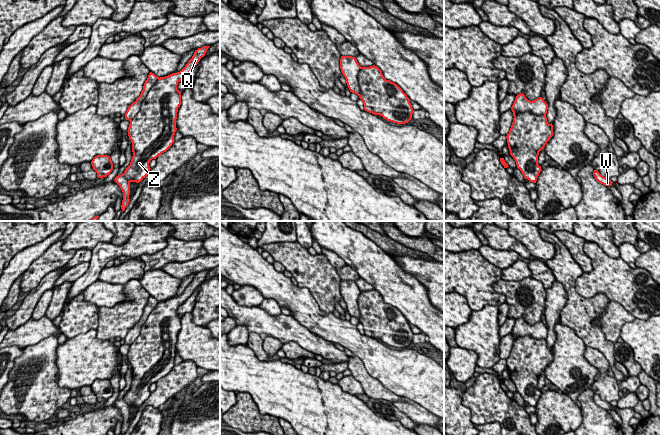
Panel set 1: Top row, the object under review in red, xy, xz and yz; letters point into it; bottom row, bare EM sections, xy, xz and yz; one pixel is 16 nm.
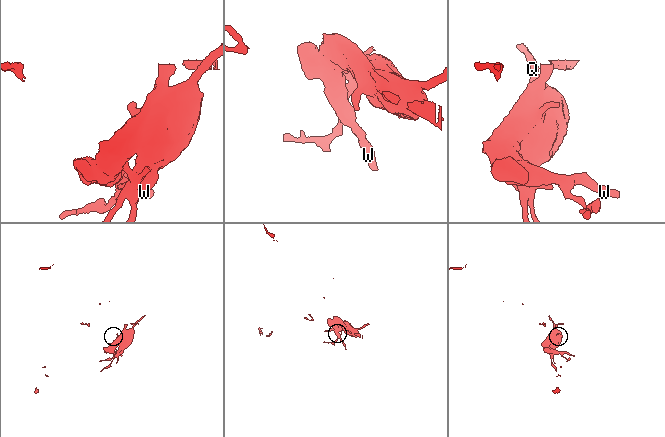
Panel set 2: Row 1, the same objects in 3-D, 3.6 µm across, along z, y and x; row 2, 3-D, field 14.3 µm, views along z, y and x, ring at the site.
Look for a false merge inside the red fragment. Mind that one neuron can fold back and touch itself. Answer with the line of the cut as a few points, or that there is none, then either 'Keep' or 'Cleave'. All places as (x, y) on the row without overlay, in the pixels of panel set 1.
Split along xy (158, 301), (143, 324), (140, 334), (130, 345). Cleave

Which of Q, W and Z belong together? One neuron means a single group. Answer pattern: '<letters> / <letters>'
Q Z / W

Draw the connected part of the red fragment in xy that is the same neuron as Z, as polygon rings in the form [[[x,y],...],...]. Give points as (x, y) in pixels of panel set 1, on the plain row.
[[[209,271],[195,274],[180,296],[158,302],[143,324],[140,335],[130,345],[127,356],[132,366],[133,380],[124,397],[114,403],[123,416],[122,435],[130,425],[130,407],[141,406],[150,396],[150,385],[174,367],[177,336],[181,329],[181,316],[177,309],[205,280]]]

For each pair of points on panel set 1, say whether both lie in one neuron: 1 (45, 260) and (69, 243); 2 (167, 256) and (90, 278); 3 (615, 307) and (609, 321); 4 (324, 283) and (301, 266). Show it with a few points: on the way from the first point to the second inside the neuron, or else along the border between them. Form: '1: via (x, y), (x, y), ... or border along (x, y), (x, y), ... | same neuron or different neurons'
1: border along (62, 241), (62, 248), (64, 250), (75, 250) | different neurons
2: border along (164, 247), (154, 253), (141, 254), (139, 256) | different neurons
3: via (615, 310), (615, 315), (612, 318) | same neuron
4: via (318, 277), (307, 269) | same neuron

